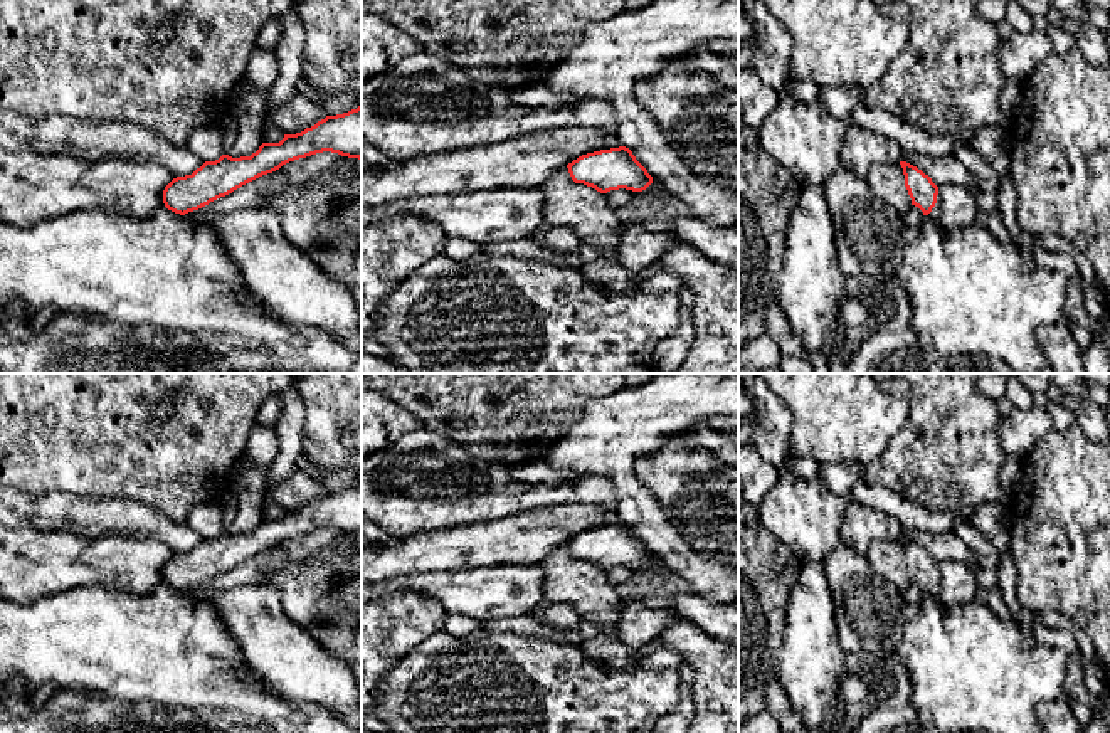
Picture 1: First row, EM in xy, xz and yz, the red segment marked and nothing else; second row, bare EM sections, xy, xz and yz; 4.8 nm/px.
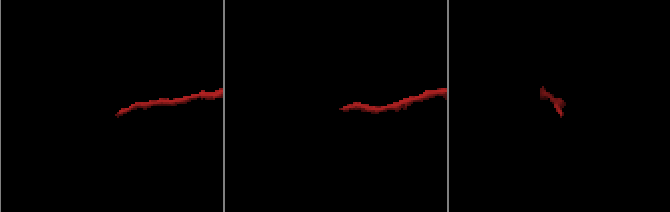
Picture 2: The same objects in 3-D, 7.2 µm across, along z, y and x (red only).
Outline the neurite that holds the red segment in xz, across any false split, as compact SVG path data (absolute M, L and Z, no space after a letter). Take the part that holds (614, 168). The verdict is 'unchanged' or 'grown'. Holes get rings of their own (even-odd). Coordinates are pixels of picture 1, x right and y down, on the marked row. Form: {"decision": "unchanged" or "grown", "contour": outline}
{"decision": "unchanged", "contour": "M626 146L582 155L567 168L575 183L600 193L619 188L642 192L653 183L653 177Z"}

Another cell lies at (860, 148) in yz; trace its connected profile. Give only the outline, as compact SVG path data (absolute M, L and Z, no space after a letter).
M854 123L848 126L838 151L839 166L861 180L866 180L875 163L900 163L901 158L896 140Z

